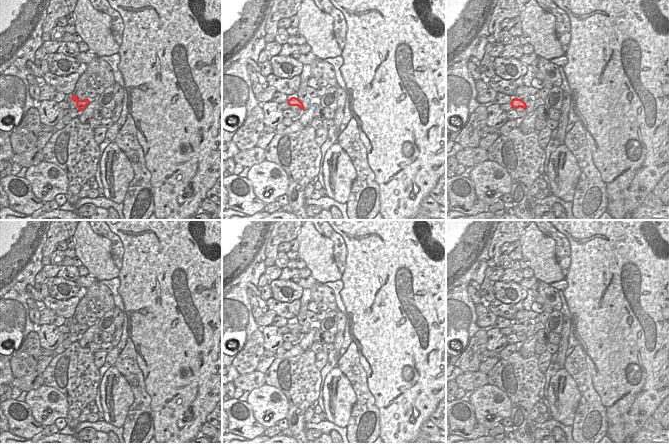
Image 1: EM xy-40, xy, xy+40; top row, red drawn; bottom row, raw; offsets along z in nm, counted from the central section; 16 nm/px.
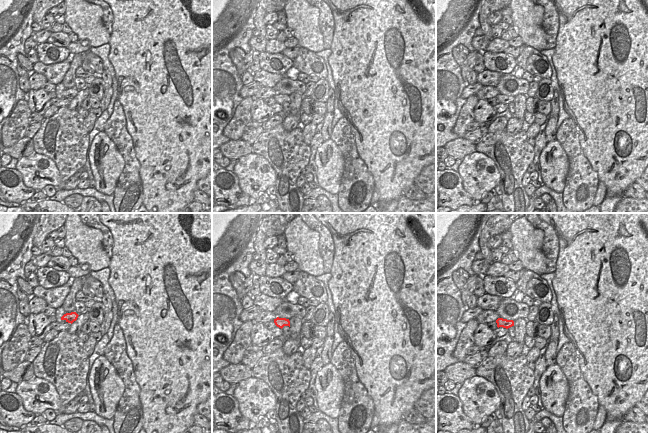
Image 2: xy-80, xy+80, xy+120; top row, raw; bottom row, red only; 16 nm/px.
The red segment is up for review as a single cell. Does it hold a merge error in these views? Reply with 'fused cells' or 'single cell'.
single cell

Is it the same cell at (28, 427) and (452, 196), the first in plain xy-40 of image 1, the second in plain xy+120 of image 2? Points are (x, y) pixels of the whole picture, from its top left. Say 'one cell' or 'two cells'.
one cell

